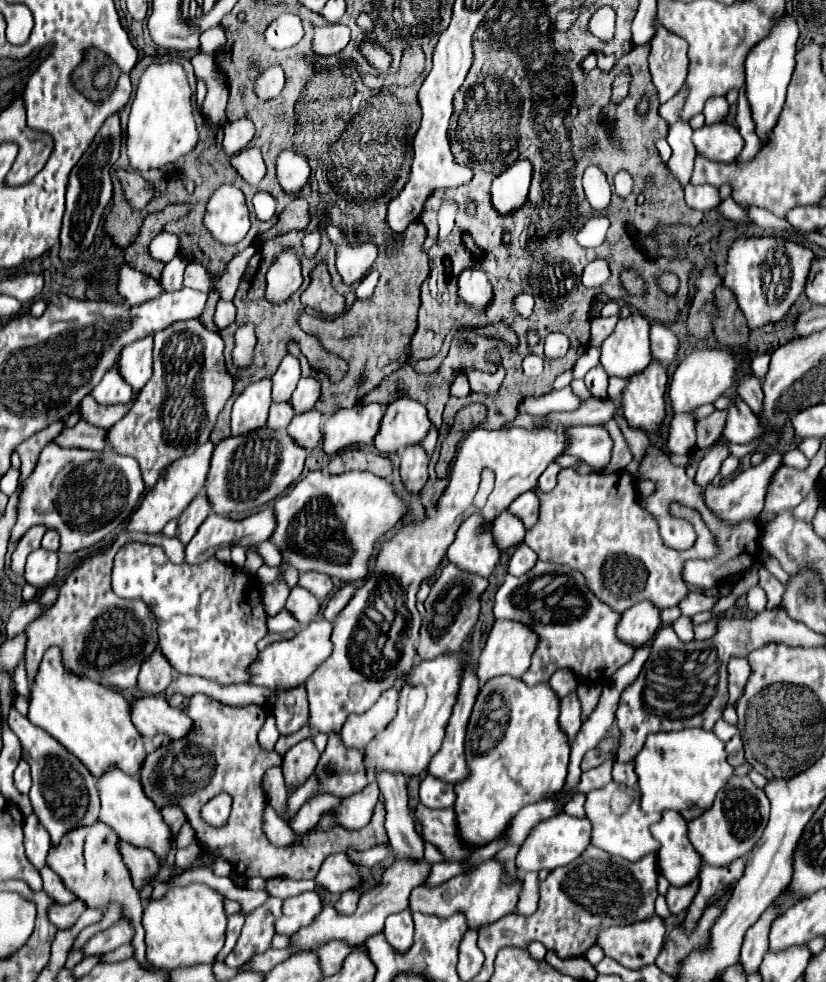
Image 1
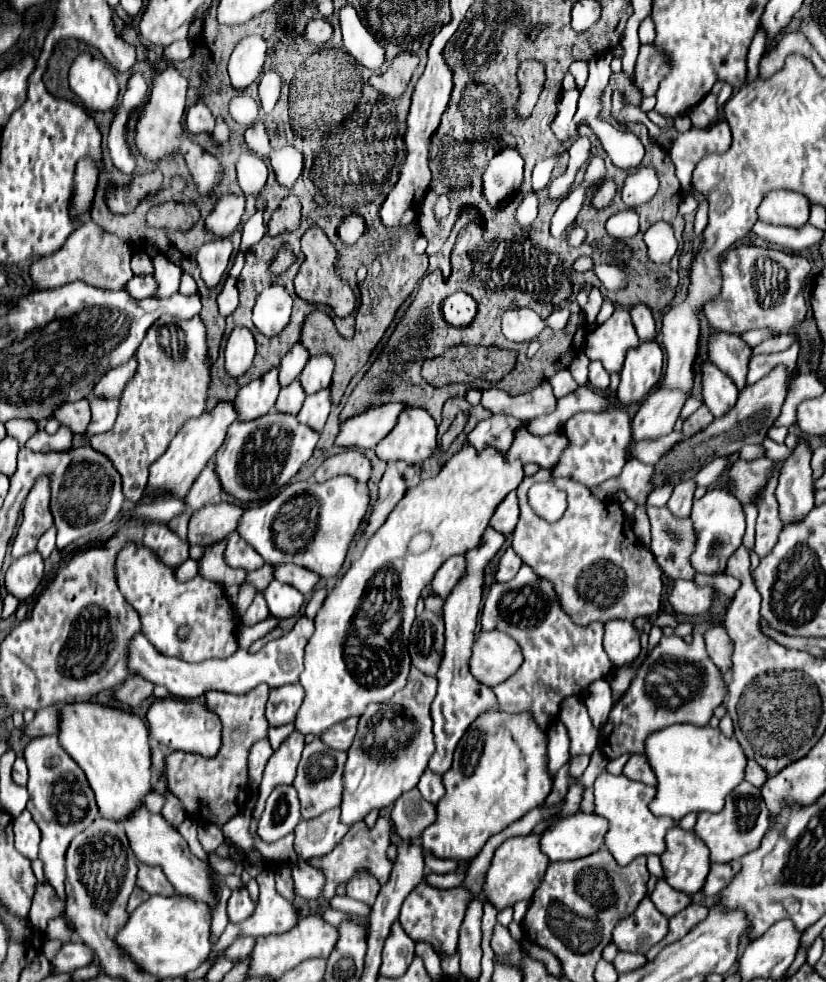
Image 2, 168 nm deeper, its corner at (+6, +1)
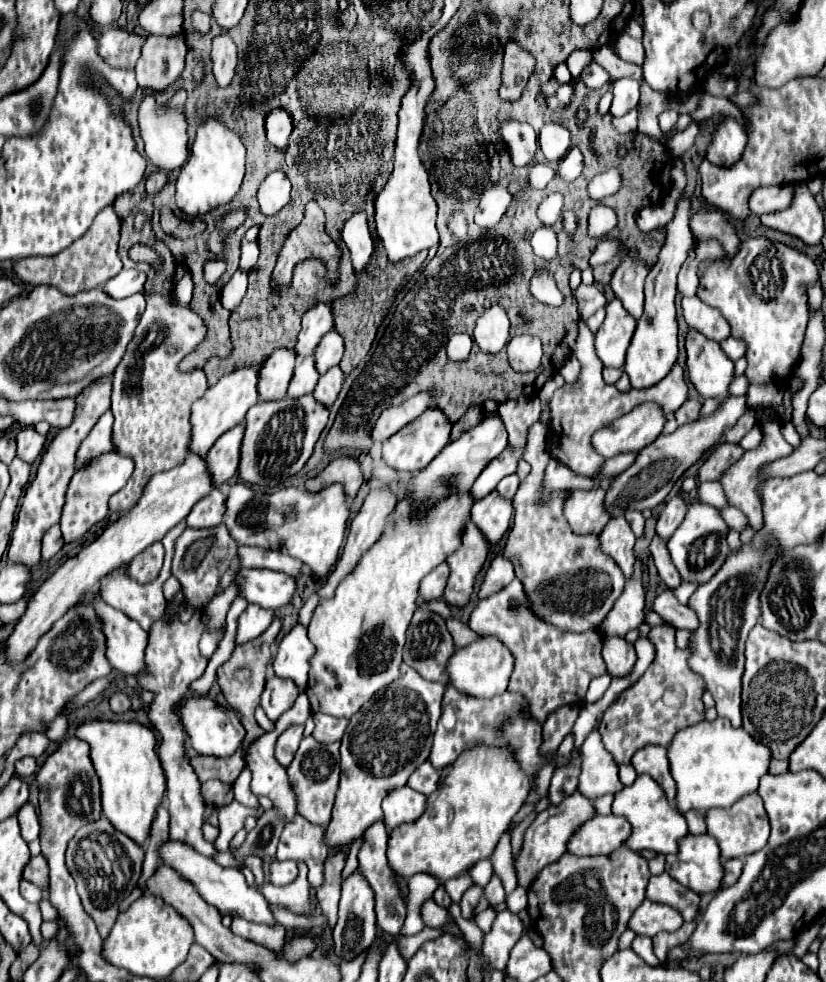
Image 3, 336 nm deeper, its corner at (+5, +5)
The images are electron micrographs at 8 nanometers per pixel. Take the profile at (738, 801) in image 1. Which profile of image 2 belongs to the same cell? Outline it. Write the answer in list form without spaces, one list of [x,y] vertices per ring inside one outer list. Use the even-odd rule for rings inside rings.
[[[743,781],[735,787],[735,791],[727,797],[725,809],[719,813],[699,813],[695,835],[709,847],[713,863],[727,863],[733,859],[741,859],[743,855],[755,851],[769,827],[769,811],[761,797],[761,791],[751,783]]]

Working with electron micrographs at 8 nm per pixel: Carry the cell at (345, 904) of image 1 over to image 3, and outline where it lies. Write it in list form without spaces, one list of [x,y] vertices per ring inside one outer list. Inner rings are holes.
[[[382,821],[374,823],[372,827],[366,829],[364,833],[364,845],[358,853],[358,873],[368,881],[370,889],[374,891],[376,899],[376,917],[380,919],[380,929],[394,939],[400,939],[400,931],[406,919],[406,905],[404,899],[400,899],[400,891],[396,891],[396,877],[394,871],[388,867],[386,859],[386,843],[388,843],[388,831]]]

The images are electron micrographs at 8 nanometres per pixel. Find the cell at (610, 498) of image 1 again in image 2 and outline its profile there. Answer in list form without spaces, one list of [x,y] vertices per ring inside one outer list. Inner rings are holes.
[[[539,469],[535,475],[525,477],[517,487],[517,499],[521,515],[513,531],[511,547],[535,575],[555,583],[555,593],[563,603],[563,611],[567,611],[575,623],[587,627],[591,621],[633,621],[635,617],[659,611],[663,593],[659,565],[653,553],[637,541],[631,519],[617,501],[597,501],[585,485],[563,477],[553,479],[547,469]],[[539,481],[553,481],[557,489],[567,493],[569,507],[555,523],[541,519],[527,503],[529,485]]]

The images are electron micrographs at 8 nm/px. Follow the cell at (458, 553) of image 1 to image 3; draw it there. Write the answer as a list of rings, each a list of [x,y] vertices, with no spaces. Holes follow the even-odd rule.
[[[440,563],[438,567],[434,567],[424,579],[422,579],[422,585],[420,585],[420,597],[424,601],[432,601],[432,599],[442,599],[442,593],[444,593],[444,587],[446,587],[446,581],[448,581],[448,575],[450,575],[450,567],[448,563]]]

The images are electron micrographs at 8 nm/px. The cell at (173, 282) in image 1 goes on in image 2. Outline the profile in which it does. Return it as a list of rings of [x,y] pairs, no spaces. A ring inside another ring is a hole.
[[[141,275],[141,277],[133,277],[129,283],[127,283],[127,287],[123,287],[131,297],[135,297],[135,299],[145,299],[145,297],[151,297],[153,293],[155,293],[155,289],[157,289],[157,283],[155,283],[155,279],[151,277],[151,275]]]

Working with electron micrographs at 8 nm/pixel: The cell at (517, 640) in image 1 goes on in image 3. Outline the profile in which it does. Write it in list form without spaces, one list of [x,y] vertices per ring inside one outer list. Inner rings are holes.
[[[486,635],[486,637],[476,639],[468,647],[458,649],[452,655],[446,667],[446,677],[452,681],[452,685],[458,691],[464,691],[466,695],[472,695],[472,697],[488,699],[488,697],[494,697],[506,691],[512,671],[514,671],[514,655],[510,653],[510,649],[494,635]]]

